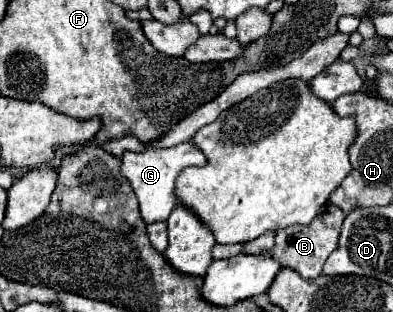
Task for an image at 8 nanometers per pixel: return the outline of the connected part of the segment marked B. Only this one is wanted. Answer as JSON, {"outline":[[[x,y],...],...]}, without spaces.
{"outline":[[[326,204],[310,224],[290,226],[286,230],[278,230],[276,232],[276,246],[274,246],[274,260],[278,260],[286,268],[296,270],[302,278],[320,276],[326,258],[338,246],[338,236],[340,236],[342,222],[344,222],[342,210],[338,210],[338,206],[334,206],[334,204]]]}

